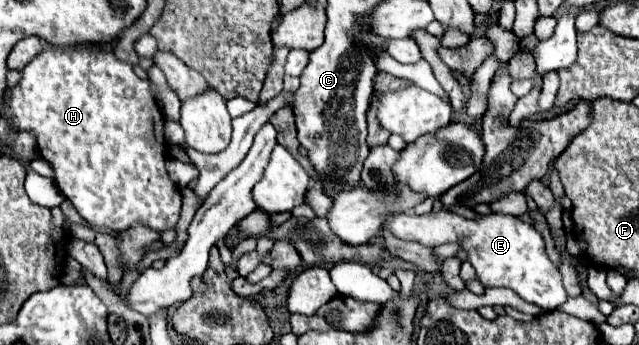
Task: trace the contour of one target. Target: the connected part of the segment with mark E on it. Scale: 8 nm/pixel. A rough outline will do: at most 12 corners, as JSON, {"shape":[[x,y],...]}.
{"shape":[[395,214],[399,240],[457,242],[483,286],[567,300],[543,236],[517,216]]}

